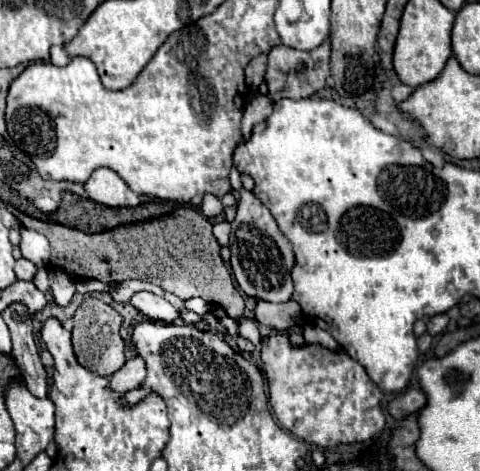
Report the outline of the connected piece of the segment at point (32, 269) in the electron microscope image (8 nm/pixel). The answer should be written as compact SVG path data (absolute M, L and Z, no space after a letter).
M16 260L16 266L14 266L14 272L16 272L16 278L18 280L32 280L34 274L36 274L36 266L30 262L30 260Z

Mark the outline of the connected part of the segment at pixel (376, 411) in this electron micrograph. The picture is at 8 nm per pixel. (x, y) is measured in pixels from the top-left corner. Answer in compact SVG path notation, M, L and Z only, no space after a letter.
M274 334L262 340L262 364L270 388L270 406L280 426L292 432L296 438L322 448L336 448L340 444L366 442L386 426L386 416L382 408L384 392L344 350L328 350L320 344L294 346L288 340L288 334Z

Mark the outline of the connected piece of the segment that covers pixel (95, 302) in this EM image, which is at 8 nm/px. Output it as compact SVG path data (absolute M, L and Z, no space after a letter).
M86 298L86 302L82 302L82 306L78 306L78 310L74 314L72 346L74 346L78 362L84 368L88 368L96 374L102 374L102 376L112 376L126 362L124 340L120 338L120 326L122 326L124 318L108 304L104 304L104 308L98 298Z

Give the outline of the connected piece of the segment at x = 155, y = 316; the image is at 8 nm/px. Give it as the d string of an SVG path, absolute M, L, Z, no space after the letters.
M136 292L136 294L132 294L130 304L136 310L140 310L144 316L154 320L154 322L172 324L172 322L180 320L180 316L174 310L174 306L168 300L164 300L162 296L156 296L152 292Z

